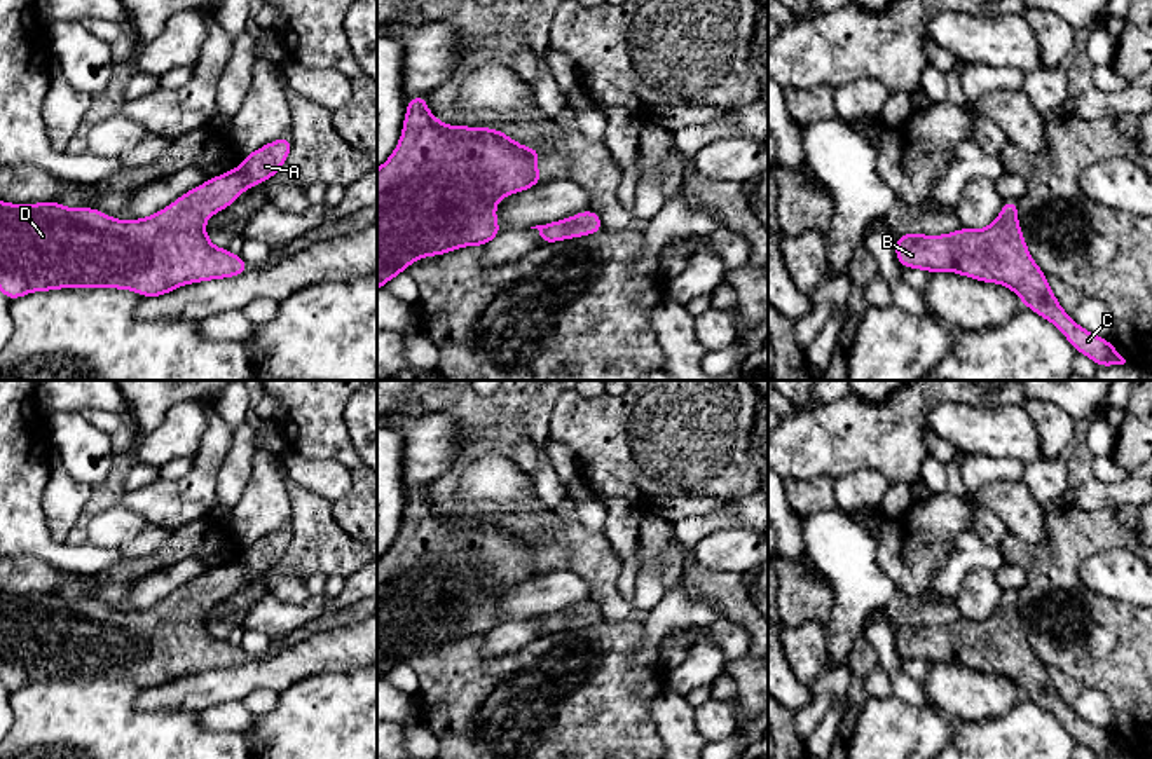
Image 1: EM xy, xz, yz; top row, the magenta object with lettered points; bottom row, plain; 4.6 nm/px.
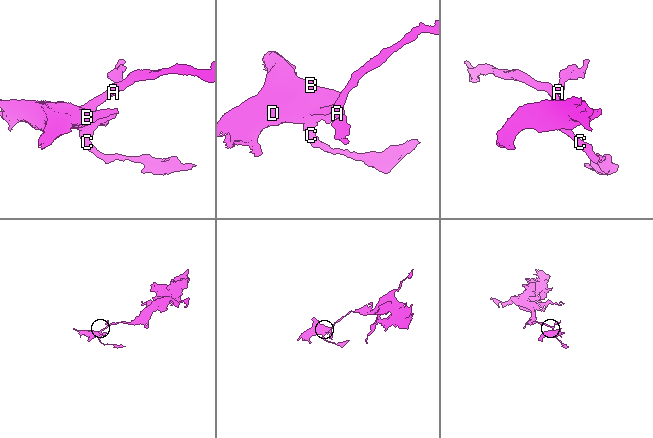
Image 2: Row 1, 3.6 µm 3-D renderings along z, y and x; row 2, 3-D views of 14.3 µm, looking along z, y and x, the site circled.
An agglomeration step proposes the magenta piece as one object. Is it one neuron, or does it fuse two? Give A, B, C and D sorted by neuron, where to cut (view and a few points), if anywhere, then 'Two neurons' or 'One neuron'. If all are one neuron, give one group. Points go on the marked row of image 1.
Groups: A B C D. No split. One neuron

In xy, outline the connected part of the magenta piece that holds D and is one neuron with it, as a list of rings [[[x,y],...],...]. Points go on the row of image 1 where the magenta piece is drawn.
[[[291,136],[267,143],[244,155],[237,169],[209,178],[140,220],[115,220],[96,208],[73,209],[52,201],[24,206],[0,201],[0,291],[9,300],[59,288],[126,288],[140,297],[162,297],[189,283],[244,274],[250,269],[244,258],[215,248],[204,223],[234,204],[246,188],[271,180],[290,150]]]

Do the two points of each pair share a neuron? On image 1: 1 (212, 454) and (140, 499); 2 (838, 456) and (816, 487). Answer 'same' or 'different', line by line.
1: same
2: different

